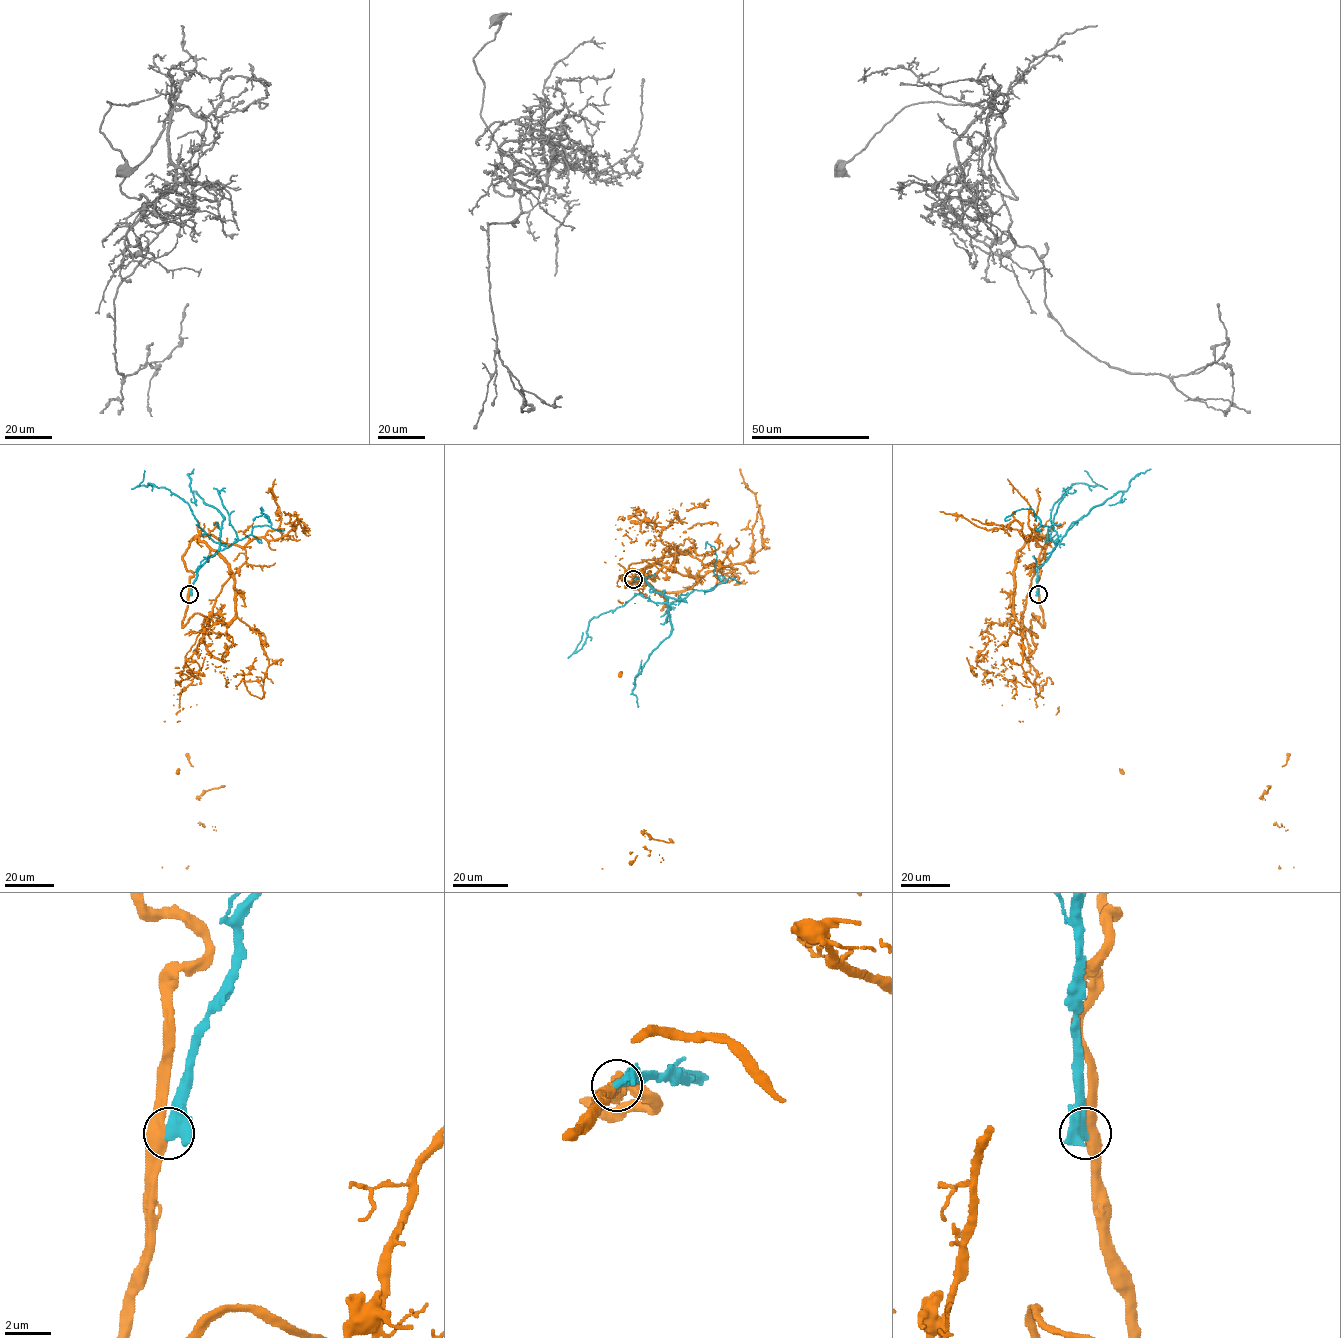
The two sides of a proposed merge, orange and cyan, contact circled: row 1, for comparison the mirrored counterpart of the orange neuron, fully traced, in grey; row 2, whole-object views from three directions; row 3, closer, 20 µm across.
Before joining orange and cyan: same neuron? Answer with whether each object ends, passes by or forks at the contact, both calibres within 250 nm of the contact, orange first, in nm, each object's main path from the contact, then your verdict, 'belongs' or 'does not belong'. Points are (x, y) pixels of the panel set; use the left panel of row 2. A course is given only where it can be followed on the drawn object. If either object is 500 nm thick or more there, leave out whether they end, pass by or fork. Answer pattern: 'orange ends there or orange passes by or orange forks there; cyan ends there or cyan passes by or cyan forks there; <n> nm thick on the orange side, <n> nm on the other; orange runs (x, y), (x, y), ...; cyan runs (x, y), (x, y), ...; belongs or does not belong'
480 nm thick on the orange side, 550 nm on the other; orange runs (189, 594), (194, 574), (182, 556), (195, 537), (245, 550), (181, 681), (162, 867); cyan runs (189, 594), (197, 570), (219, 544), (198, 526), (189, 504), (168, 489), (149, 483), (138, 486), (144, 470); does not belong

